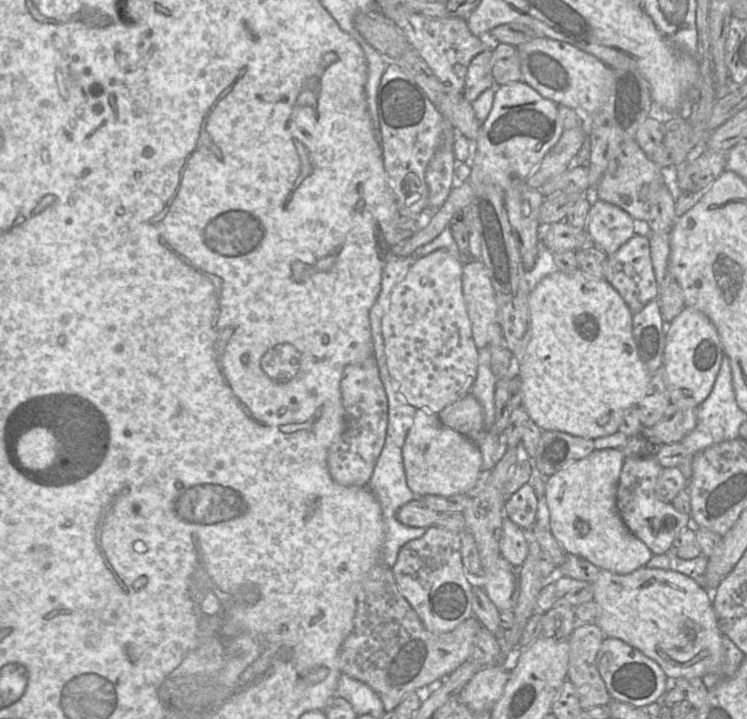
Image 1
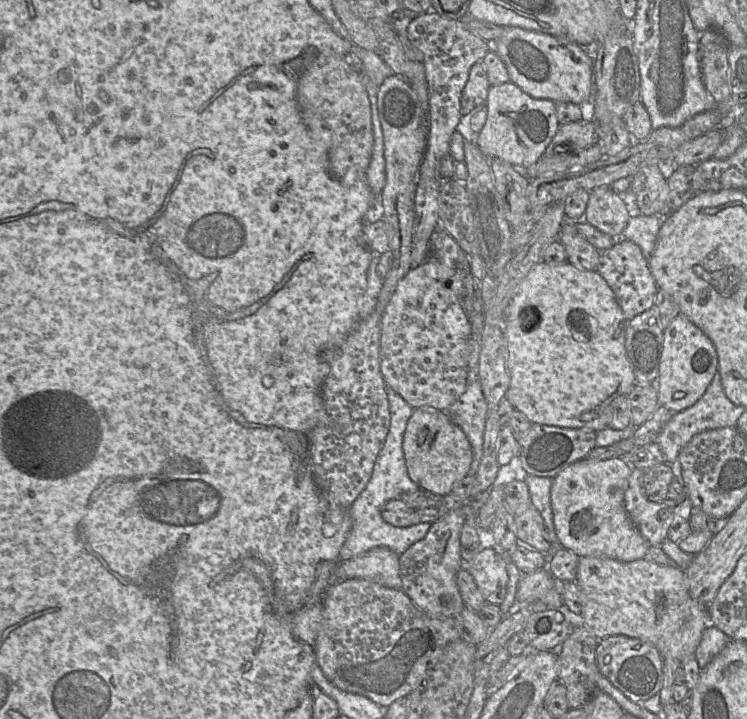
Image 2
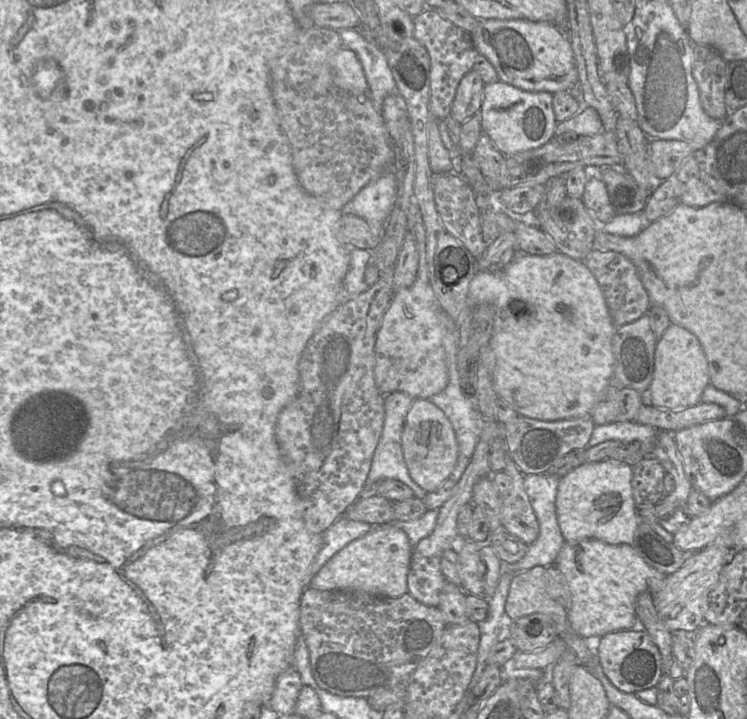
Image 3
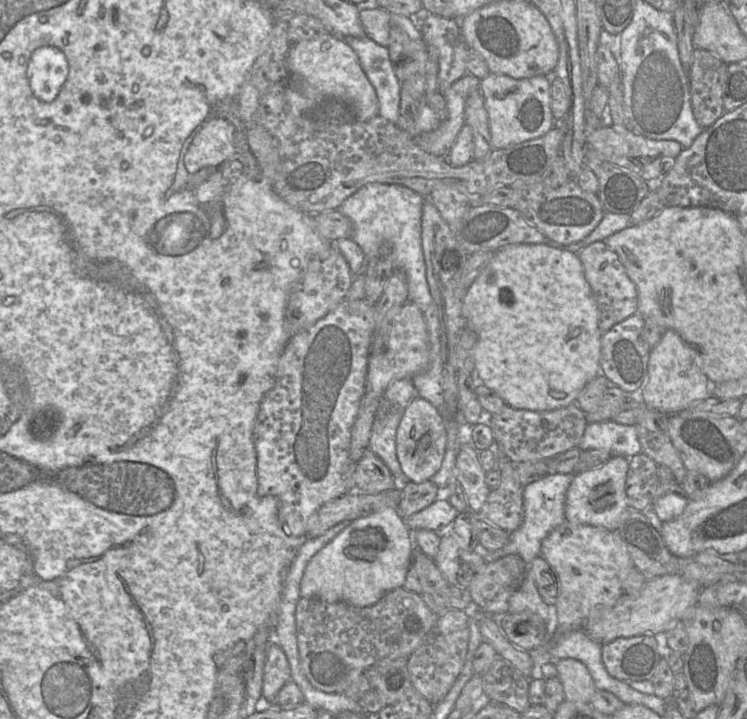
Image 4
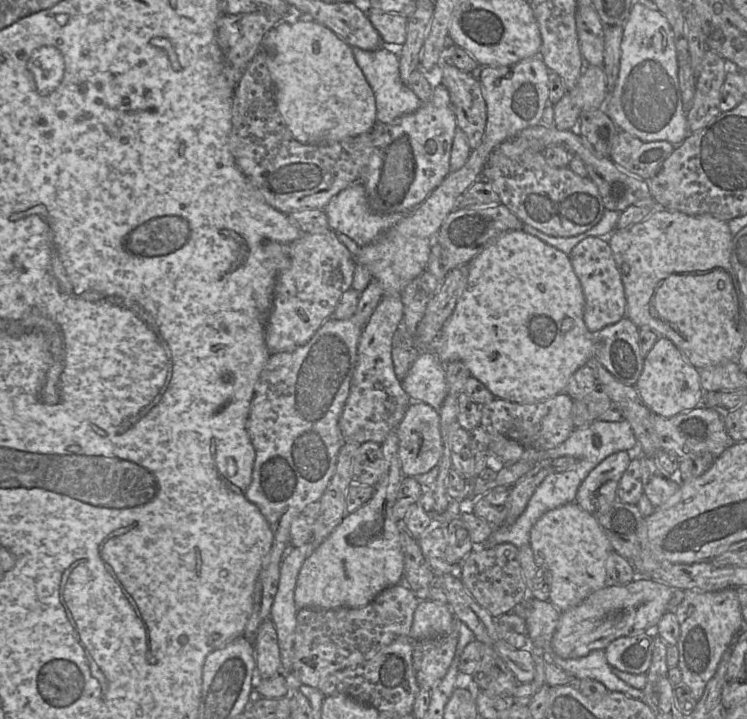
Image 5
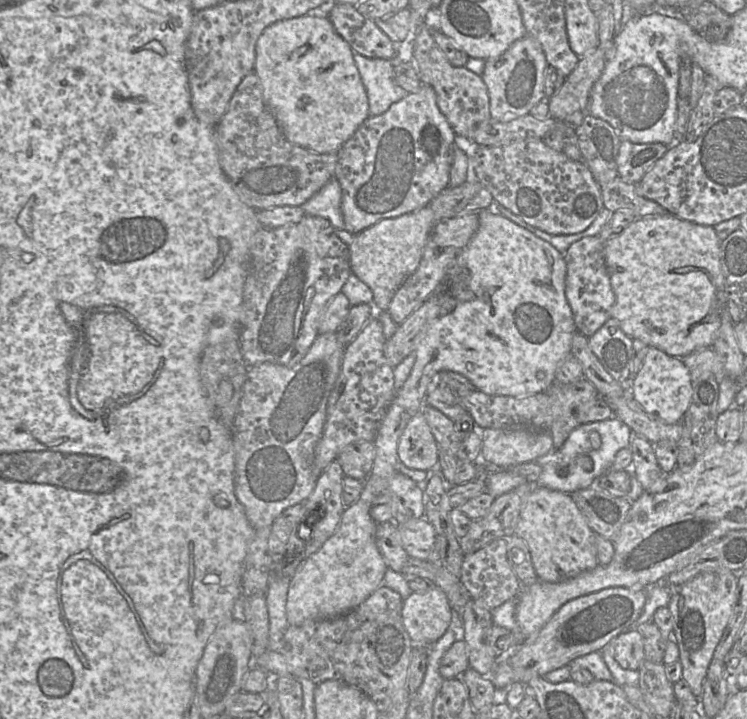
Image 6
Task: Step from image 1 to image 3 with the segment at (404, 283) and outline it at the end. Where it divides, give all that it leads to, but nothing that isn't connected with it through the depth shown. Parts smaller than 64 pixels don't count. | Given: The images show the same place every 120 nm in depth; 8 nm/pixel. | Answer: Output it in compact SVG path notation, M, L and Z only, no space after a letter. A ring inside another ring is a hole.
M418 278L410 287L394 293L375 343L374 377L383 396L400 391L414 399L428 399L446 387L448 370L440 324L441 310L430 283Z

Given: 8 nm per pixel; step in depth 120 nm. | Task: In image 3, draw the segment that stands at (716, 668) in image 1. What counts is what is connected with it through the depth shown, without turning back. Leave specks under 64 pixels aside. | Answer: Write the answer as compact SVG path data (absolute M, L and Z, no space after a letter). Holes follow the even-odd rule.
M593 538L565 542L554 566L565 576L570 588L572 603L567 610L568 621L579 636L590 641L619 630L640 629L635 613L636 598L644 591L649 591L651 595L657 594L666 577L647 565L631 545L611 545Z

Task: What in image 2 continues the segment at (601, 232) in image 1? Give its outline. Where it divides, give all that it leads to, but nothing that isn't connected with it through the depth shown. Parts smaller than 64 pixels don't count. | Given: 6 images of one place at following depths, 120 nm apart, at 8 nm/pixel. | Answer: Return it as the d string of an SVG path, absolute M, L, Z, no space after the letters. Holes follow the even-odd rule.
M601 186L589 192L584 221L615 239L621 239L629 218L627 206L616 190Z

